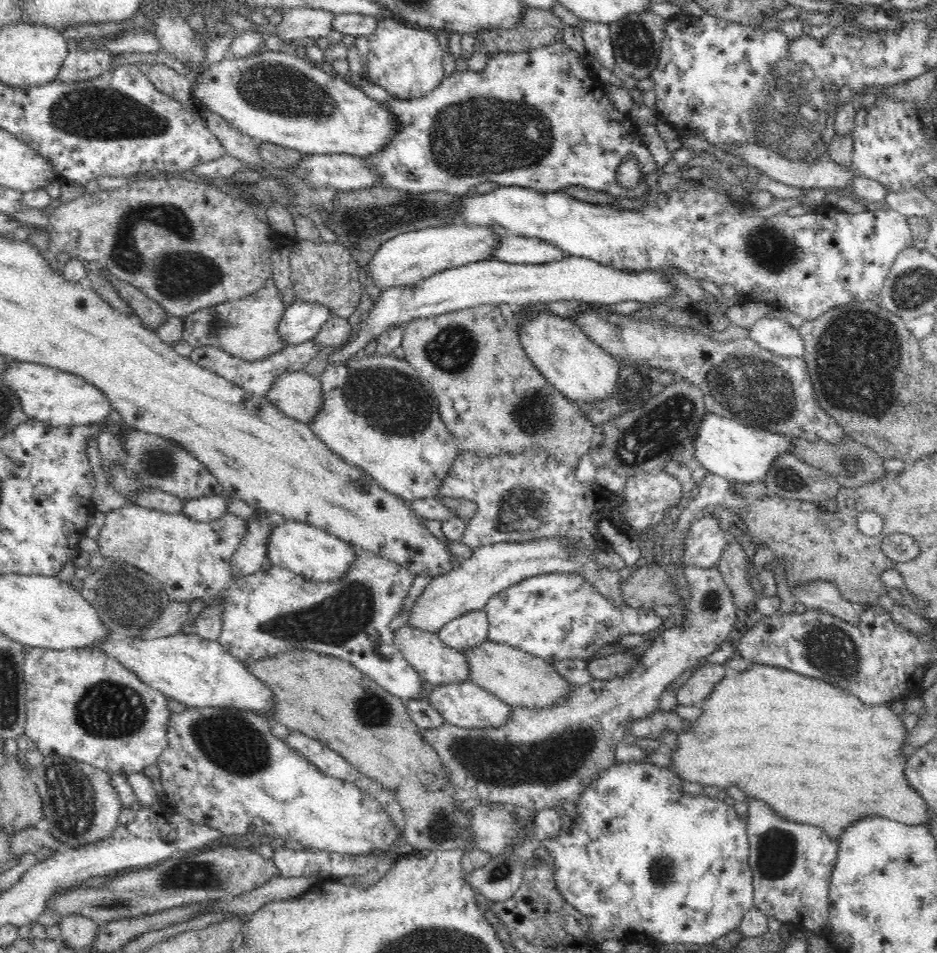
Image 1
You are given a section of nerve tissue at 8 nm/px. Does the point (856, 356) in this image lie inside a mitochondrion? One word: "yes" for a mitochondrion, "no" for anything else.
yes

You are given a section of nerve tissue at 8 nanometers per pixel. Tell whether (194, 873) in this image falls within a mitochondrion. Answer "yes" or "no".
yes

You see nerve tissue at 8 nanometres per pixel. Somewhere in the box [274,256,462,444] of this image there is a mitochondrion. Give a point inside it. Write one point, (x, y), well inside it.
(387, 398)

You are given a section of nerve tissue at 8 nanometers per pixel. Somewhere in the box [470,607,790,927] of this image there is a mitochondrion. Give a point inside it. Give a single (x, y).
(661, 871)

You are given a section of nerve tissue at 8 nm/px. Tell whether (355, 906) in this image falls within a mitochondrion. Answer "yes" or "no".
no

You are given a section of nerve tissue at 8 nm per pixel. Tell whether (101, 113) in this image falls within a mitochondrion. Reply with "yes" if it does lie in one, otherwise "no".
yes

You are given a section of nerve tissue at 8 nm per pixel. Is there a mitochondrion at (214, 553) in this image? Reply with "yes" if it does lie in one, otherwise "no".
no

